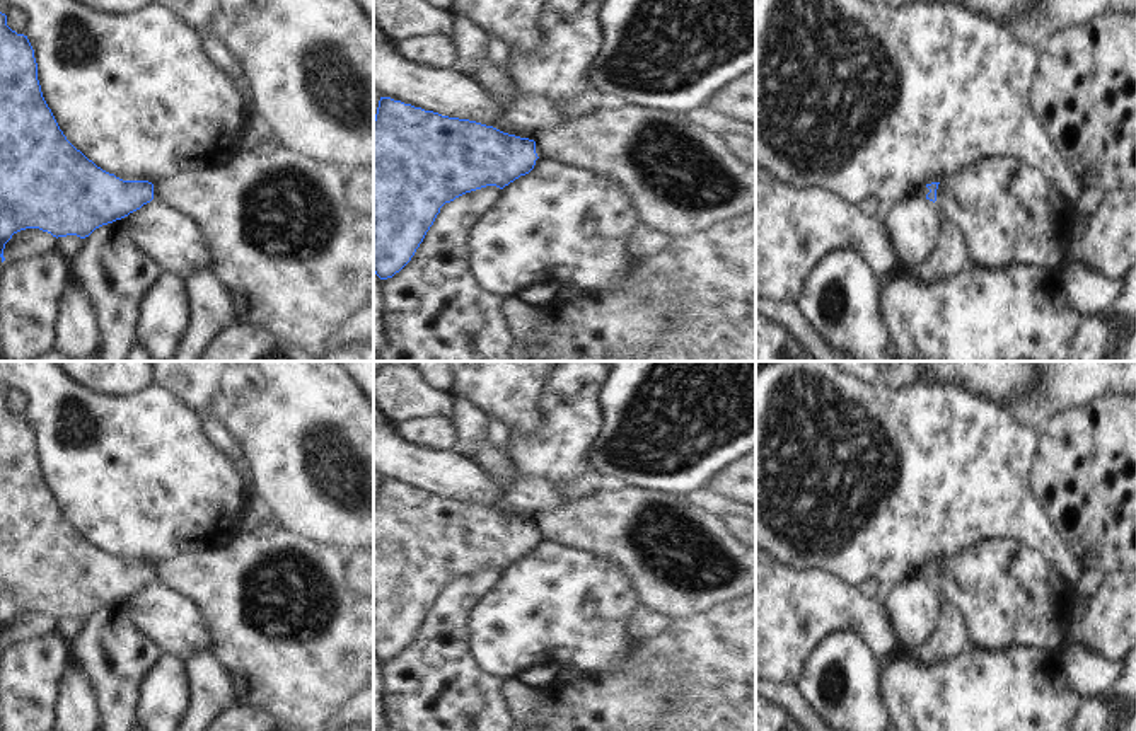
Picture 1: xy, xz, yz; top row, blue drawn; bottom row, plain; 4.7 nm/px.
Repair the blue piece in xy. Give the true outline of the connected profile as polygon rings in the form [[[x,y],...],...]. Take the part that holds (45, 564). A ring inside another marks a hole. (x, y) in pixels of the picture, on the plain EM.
[[[0,394],[0,639],[14,615],[39,610],[53,619],[89,619],[96,610],[113,605],[140,591],[154,581],[154,566],[148,562],[123,562],[89,542],[60,511],[48,489],[38,462],[34,431],[24,416],[7,407]]]

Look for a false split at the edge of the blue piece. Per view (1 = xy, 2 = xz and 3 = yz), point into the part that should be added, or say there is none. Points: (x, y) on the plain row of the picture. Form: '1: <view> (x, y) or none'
1: none
2: none
3: none

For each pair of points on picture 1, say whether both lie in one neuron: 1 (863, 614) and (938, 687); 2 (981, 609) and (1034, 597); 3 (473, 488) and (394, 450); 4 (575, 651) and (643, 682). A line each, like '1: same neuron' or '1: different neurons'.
1: different neurons
2: same neuron
3: same neuron
4: different neurons

